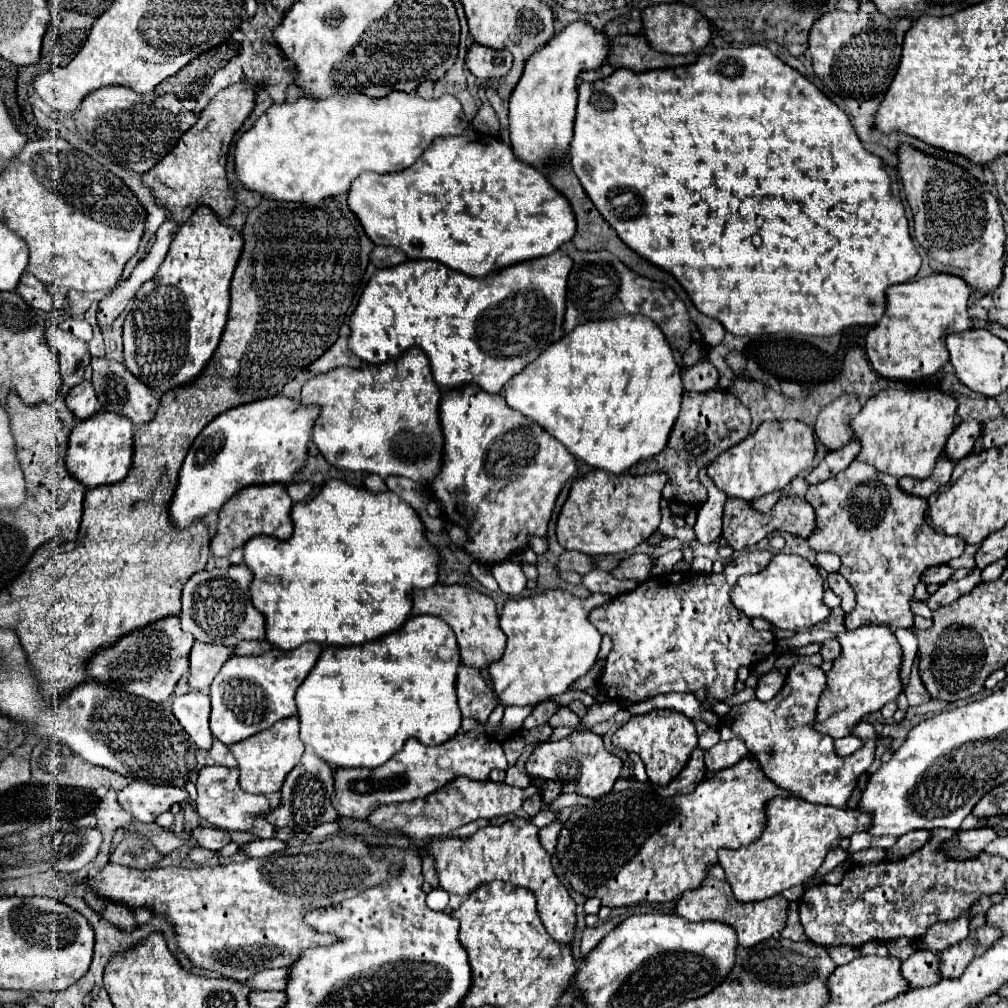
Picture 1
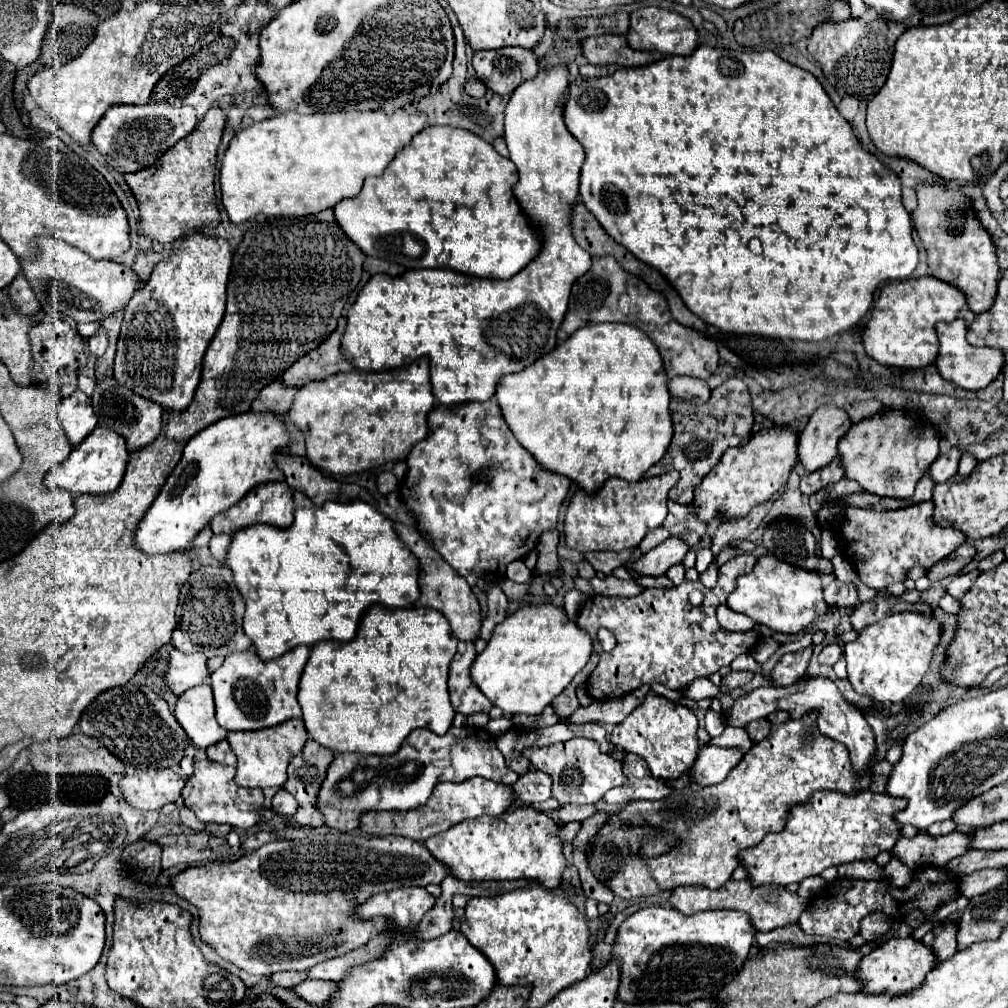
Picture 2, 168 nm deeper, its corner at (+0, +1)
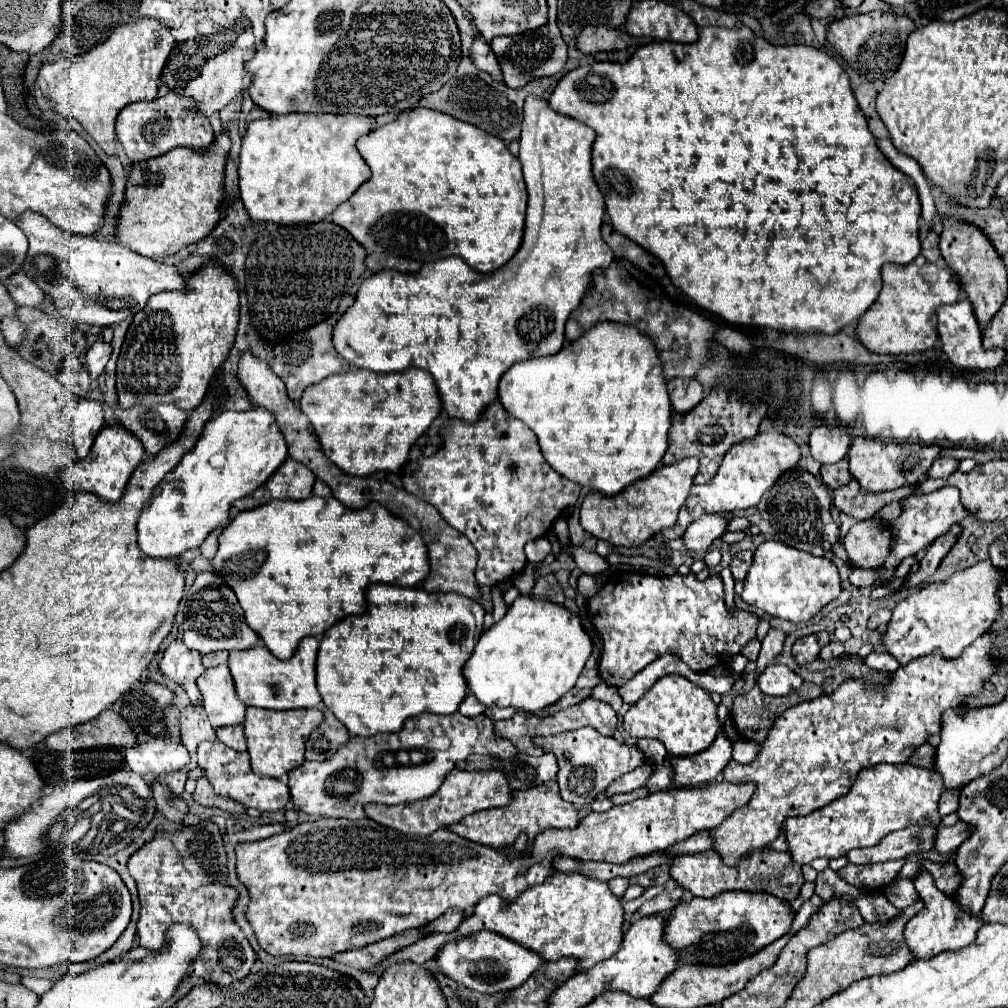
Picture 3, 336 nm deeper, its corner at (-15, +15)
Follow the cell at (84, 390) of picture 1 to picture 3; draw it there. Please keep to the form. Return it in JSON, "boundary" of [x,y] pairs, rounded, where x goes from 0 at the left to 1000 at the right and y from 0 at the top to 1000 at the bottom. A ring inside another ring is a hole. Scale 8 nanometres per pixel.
{"boundary":[[[80,395],[76,405],[72,407],[72,417],[70,417],[70,433],[76,454],[84,454],[88,450],[92,437],[102,425],[102,421],[104,421],[102,399]]]}

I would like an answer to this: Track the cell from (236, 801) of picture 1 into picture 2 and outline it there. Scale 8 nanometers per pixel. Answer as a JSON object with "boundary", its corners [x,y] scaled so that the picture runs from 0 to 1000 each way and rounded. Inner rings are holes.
{"boundary":[[[210,754],[192,756],[192,768],[185,774],[181,784],[185,800],[200,813],[200,815],[214,815],[214,817],[228,817],[236,823],[246,823],[256,817],[258,806],[262,802],[262,788],[258,782],[238,782],[232,776],[234,762],[222,760]]]}

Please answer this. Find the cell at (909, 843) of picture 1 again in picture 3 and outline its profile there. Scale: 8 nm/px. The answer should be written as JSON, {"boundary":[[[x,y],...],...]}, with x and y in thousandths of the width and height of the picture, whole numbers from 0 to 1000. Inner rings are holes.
{"boundary":[[[914,861],[912,869],[908,869],[906,877],[918,895],[918,901],[900,915],[900,921],[896,925],[900,938],[904,940],[908,952],[922,952],[924,948],[930,948],[932,944],[939,944],[939,942],[953,942],[955,938],[959,938],[967,933],[967,925],[975,919],[975,913],[971,909],[961,909],[961,907],[953,905],[945,889],[932,885],[928,881],[928,875],[926,875],[926,869],[922,867],[922,863]]]}

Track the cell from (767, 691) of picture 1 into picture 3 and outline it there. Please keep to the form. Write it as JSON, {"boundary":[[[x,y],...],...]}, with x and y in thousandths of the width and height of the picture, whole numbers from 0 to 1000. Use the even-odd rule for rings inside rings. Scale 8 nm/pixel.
{"boundary":[[[811,627],[805,631],[797,631],[789,637],[787,641],[787,649],[789,649],[789,657],[791,659],[803,659],[809,653],[813,653],[814,643],[822,639],[822,629],[820,627]]]}

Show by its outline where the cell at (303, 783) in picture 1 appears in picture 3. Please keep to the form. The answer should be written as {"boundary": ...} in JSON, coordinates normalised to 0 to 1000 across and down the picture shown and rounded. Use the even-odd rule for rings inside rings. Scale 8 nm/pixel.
{"boundary":[[[324,702],[320,704],[320,708],[322,708],[320,718],[313,722],[305,734],[305,744],[303,744],[305,754],[313,756],[326,754],[334,746],[334,742],[348,732],[344,722]]]}

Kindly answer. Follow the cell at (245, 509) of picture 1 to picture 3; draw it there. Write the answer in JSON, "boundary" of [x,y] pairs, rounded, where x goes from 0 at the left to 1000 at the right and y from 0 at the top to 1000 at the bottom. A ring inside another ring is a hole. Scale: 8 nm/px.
{"boundary":[[[285,454],[281,462],[277,462],[275,468],[245,494],[245,498],[249,498],[249,502],[257,502],[267,496],[303,496],[309,492],[311,478],[313,472],[303,460]]]}

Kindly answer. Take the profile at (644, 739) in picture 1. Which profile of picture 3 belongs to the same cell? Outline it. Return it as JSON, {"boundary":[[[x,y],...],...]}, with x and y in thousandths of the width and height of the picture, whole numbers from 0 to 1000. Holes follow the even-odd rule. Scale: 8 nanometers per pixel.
{"boundary":[[[658,671],[638,688],[632,698],[624,702],[618,712],[618,722],[628,732],[656,734],[666,750],[688,750],[703,742],[713,726],[709,704],[711,700],[707,698],[705,690],[682,673]]]}

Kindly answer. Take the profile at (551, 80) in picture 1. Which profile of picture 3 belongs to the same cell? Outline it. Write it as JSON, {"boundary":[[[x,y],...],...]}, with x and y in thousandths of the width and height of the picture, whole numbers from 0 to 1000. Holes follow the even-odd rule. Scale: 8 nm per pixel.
{"boundary":[[[525,93],[519,105],[515,149],[525,202],[519,242],[511,256],[487,270],[487,274],[471,270],[453,254],[422,262],[416,270],[372,270],[360,278],[350,304],[332,321],[330,341],[334,349],[348,363],[370,369],[398,369],[408,363],[428,369],[441,411],[471,419],[481,403],[493,397],[493,383],[501,367],[511,359],[545,353],[557,347],[561,339],[561,319],[584,288],[586,270],[590,266],[602,266],[608,258],[606,246],[596,236],[600,200],[586,171],[588,141],[588,127],[551,111],[543,97]]]}

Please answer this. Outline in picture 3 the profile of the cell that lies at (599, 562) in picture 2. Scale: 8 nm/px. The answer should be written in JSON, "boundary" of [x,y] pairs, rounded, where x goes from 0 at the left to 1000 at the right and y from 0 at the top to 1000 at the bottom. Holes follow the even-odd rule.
{"boundary":[[[753,429],[749,435],[737,437],[733,440],[729,440],[717,454],[713,468],[709,470],[709,474],[697,482],[688,482],[686,490],[682,494],[682,498],[678,500],[672,520],[668,520],[666,524],[660,524],[658,528],[650,530],[648,534],[656,536],[656,538],[664,538],[670,534],[676,534],[682,520],[686,520],[688,516],[691,516],[697,510],[713,510],[713,508],[729,508],[729,506],[741,506],[745,502],[751,502],[755,492],[769,480],[769,476],[773,476],[773,472],[777,468],[789,466],[793,462],[793,442],[779,431],[775,429]]]}

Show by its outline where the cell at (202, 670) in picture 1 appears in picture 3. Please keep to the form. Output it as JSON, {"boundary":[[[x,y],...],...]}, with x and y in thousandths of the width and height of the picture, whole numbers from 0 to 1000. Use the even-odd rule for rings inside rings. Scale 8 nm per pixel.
{"boundary":[[[174,635],[162,647],[158,663],[166,673],[176,677],[180,683],[184,683],[189,698],[199,698],[199,690],[197,690],[197,683],[193,681],[193,675],[203,667],[203,661],[195,645],[188,645],[180,635]]]}

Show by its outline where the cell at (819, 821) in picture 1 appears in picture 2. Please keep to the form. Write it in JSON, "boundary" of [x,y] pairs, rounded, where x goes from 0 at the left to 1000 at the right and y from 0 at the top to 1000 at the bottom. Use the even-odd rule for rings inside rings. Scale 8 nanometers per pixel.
{"boundary":[[[815,784],[813,788],[806,790],[806,796],[800,796],[798,800],[788,800],[780,823],[774,827],[762,827],[754,835],[754,839],[748,839],[746,843],[738,843],[734,847],[738,851],[736,859],[742,861],[744,873],[748,879],[756,877],[772,877],[772,879],[782,879],[786,875],[796,875],[802,869],[812,869],[815,863],[823,859],[833,859],[837,855],[847,855],[847,853],[867,853],[873,845],[883,843],[889,833],[893,831],[895,819],[889,815],[887,808],[897,804],[901,796],[897,792],[885,792],[879,786],[871,788],[865,784],[855,784],[849,786],[847,790],[841,790],[831,784]]]}

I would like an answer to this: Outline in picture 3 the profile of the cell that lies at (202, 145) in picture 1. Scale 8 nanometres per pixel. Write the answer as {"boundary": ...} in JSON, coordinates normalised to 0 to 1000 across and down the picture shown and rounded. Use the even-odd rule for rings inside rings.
{"boundary":[[[225,127],[219,129],[219,133],[213,135],[213,143],[205,147],[205,151],[189,151],[188,147],[172,147],[170,151],[142,159],[142,163],[132,163],[130,175],[126,181],[124,200],[118,210],[116,220],[116,238],[130,246],[132,250],[138,250],[146,256],[162,256],[170,254],[176,248],[184,246],[186,242],[193,242],[199,236],[203,236],[219,218],[219,206],[223,198],[223,165],[229,149],[229,139],[225,133]]]}

